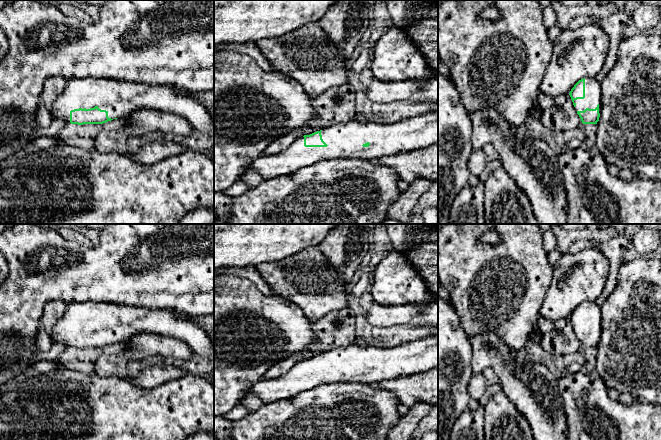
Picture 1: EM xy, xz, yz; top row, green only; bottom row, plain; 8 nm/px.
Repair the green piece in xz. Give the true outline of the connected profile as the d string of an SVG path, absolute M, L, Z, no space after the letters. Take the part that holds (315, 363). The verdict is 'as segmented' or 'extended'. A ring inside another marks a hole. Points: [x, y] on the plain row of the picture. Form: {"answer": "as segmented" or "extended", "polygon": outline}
{"answer": "extended", "polygon": "M438 335L426 336L395 347L360 346L356 343L339 347L310 359L300 359L287 372L273 379L262 379L252 388L251 394L259 397L264 404L290 399L299 393L326 383L366 383L382 382L398 377L411 377L438 367Z"}

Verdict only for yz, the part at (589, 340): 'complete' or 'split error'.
split error

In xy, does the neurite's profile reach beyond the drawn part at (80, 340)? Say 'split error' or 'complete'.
split error

